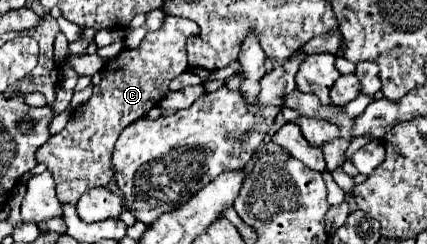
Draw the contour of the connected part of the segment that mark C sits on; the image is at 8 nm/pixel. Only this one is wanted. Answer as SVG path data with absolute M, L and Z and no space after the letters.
M166 16L164 24L156 32L148 32L136 50L122 50L114 60L108 60L102 70L102 82L94 88L92 98L78 106L78 114L72 114L62 132L50 136L50 140L36 150L38 164L44 164L54 180L56 194L62 204L76 206L78 198L96 186L106 186L114 178L112 150L122 128L136 118L158 106L170 94L170 80L189 67L186 62L186 40L198 36L196 22L178 16Z

